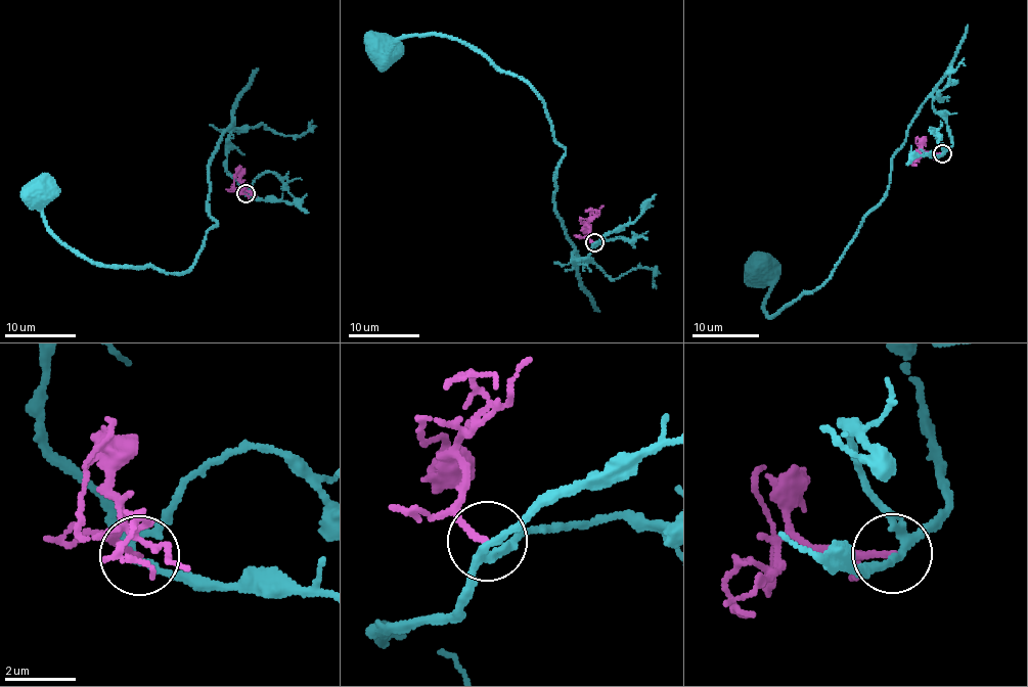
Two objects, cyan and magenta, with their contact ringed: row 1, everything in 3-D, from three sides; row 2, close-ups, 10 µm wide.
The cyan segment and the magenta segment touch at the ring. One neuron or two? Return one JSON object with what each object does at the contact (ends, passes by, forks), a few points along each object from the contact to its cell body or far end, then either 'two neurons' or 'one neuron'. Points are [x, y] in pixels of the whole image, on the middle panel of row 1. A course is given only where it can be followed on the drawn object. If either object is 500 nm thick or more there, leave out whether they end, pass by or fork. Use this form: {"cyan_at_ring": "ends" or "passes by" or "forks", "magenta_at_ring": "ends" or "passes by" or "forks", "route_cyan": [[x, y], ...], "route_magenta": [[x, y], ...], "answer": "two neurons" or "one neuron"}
{"cyan_at_ring": "forks", "magenta_at_ring": "ends", "route_cyan": [[595, 241], [574, 262], [553, 203], [565, 151], [525, 81], [456, 40], [387, 48]], "route_magenta": [[593, 241], [588, 237], [588, 225], [604, 205]], "answer": "two neurons"}

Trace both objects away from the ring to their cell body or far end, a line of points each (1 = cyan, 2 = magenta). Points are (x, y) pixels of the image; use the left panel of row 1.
1: (247, 193), (228, 171), (231, 125), (209, 166), (218, 223), (176, 274), (81, 258), (52, 232), (44, 190)
2: (246, 193), (240, 190), (240, 182), (242, 188), (256, 196)

